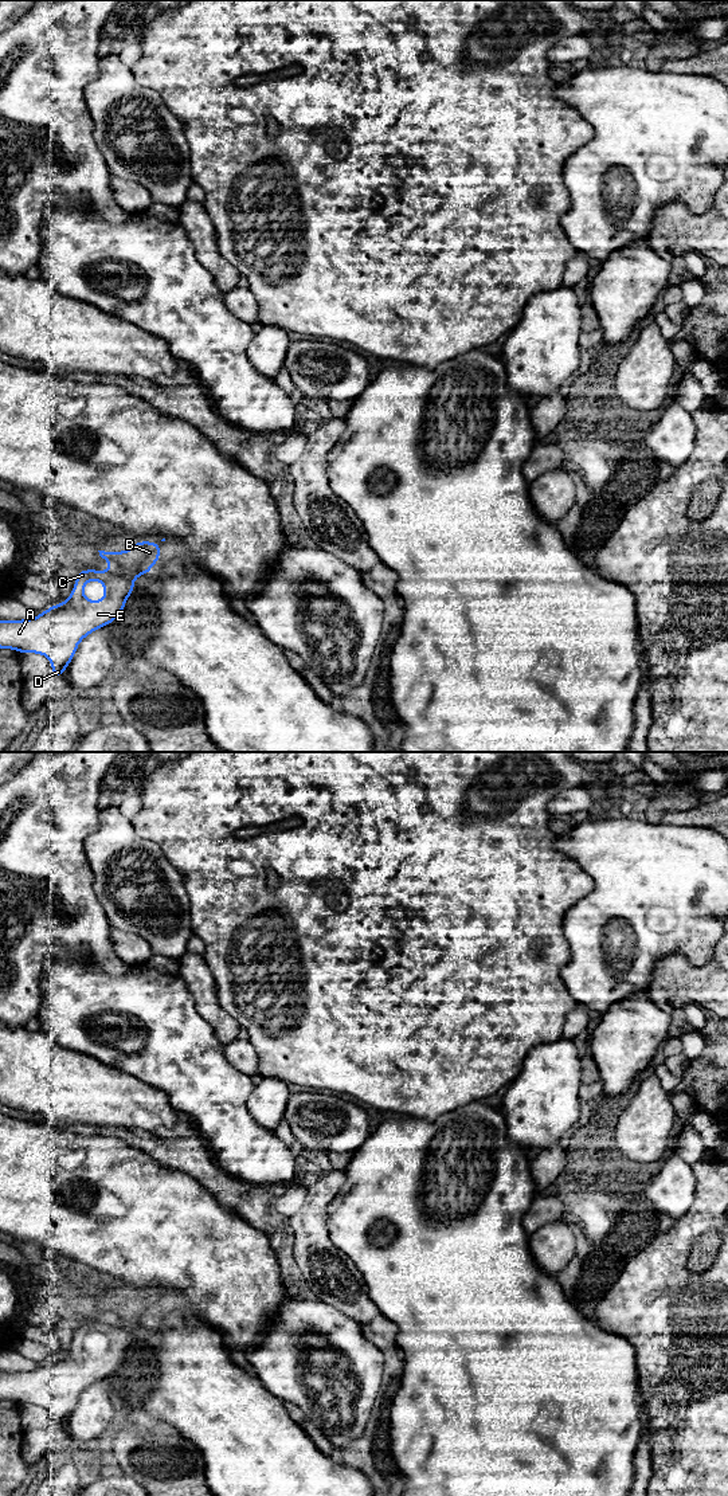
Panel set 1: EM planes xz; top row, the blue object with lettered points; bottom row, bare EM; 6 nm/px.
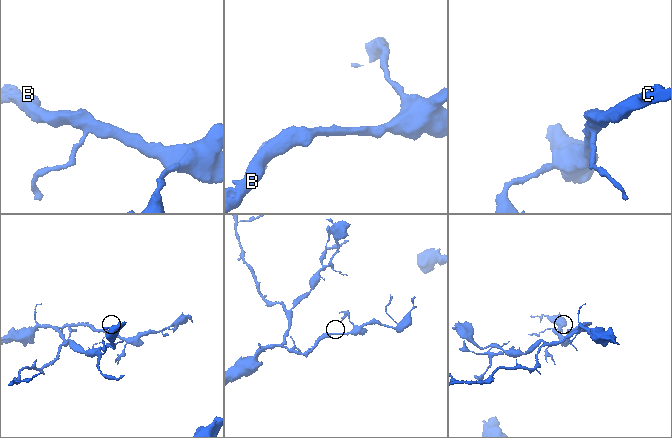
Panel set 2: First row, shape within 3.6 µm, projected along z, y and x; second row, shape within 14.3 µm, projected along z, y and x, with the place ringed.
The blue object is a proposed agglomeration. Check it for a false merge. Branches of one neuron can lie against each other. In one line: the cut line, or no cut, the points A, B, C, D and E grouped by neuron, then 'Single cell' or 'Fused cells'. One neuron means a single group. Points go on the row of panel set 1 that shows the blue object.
No split. Groups: A B C D E. Single cell

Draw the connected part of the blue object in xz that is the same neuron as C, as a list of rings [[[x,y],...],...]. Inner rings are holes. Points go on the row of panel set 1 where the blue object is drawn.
[[[138,541],[124,552],[98,551],[113,565],[111,569],[79,571],[70,598],[36,618],[0,620],[0,647],[46,655],[51,662],[52,675],[62,678],[78,643],[97,628],[109,626],[122,612],[133,592],[133,580],[150,573],[152,565],[160,559],[160,549],[157,543]],[[90,580],[103,583],[103,599],[93,602],[83,596],[83,586]]]

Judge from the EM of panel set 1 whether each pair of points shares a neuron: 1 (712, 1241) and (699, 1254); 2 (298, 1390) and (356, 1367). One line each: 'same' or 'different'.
1: same
2: same

